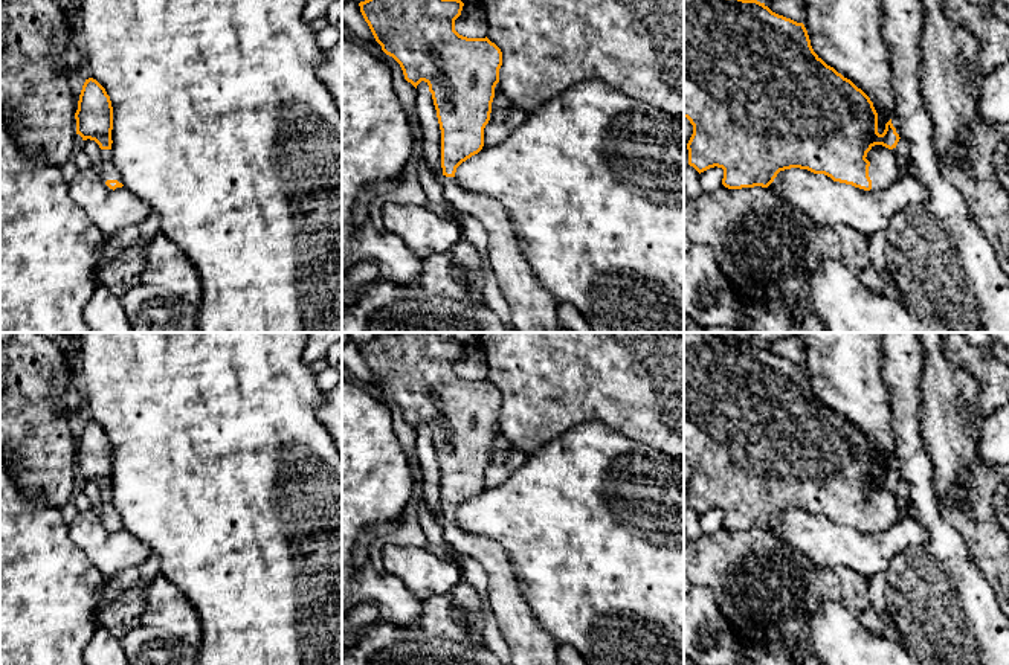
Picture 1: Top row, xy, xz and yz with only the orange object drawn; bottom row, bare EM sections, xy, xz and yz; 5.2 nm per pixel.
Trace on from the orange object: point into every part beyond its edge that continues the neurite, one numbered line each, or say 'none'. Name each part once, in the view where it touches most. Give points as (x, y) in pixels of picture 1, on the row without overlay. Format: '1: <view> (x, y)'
1: yz (884, 511)

